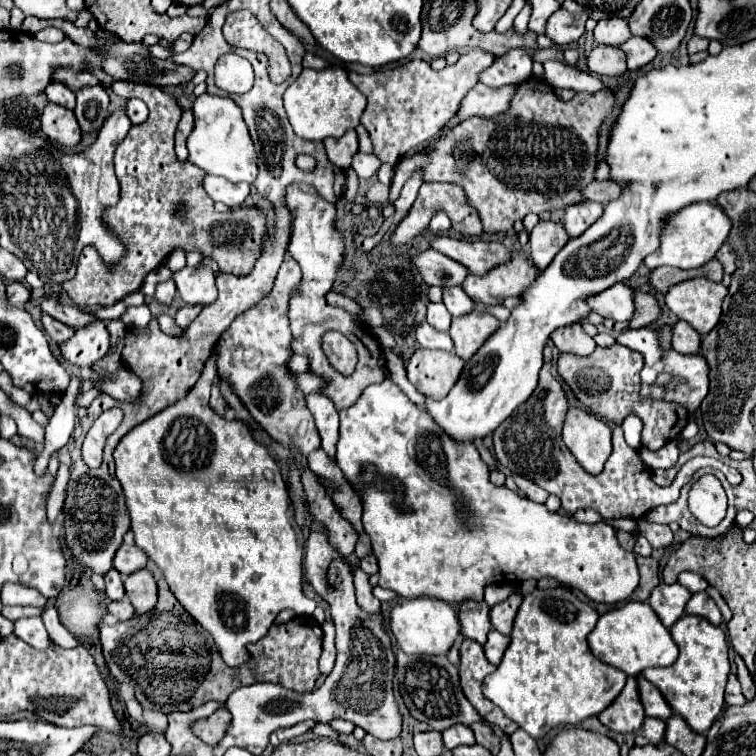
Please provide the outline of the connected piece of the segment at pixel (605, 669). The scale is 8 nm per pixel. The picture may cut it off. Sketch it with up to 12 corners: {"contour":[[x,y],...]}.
{"contour":[[525,594],[483,694],[533,738],[597,716],[621,670],[595,608]]}

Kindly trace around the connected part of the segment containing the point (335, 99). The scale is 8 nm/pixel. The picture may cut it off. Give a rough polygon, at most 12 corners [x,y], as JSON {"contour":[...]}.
{"contour":[[341,66],[303,70],[283,106],[305,140],[359,126],[365,96]]}

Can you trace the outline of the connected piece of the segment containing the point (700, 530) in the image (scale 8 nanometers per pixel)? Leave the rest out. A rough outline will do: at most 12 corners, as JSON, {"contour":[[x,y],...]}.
{"contour":[[706,469],[681,488],[677,502],[649,512],[645,518],[657,524],[677,522],[691,536],[715,536],[687,508],[687,492]]}

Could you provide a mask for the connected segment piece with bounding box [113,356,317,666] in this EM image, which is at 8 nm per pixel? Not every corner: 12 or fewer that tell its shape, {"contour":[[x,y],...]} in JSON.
{"contour":[[193,390],[115,446],[135,544],[227,666],[291,608],[277,462]]}

